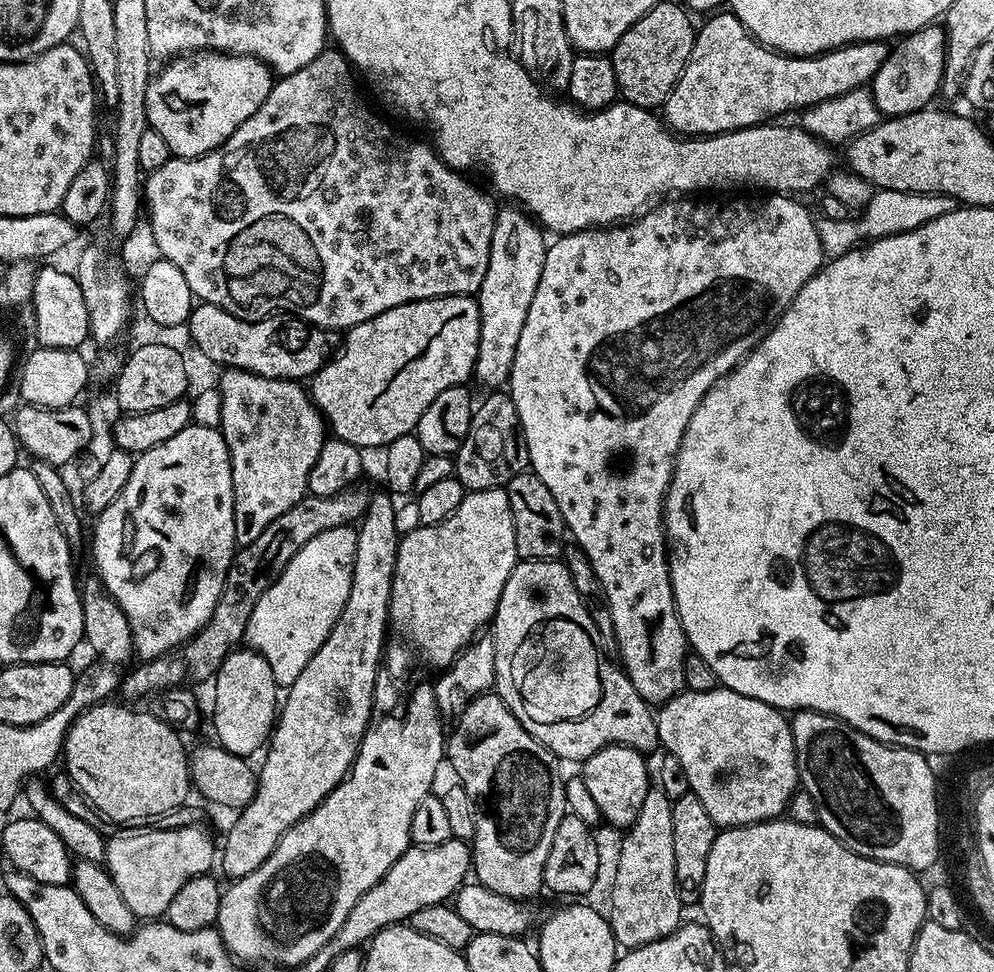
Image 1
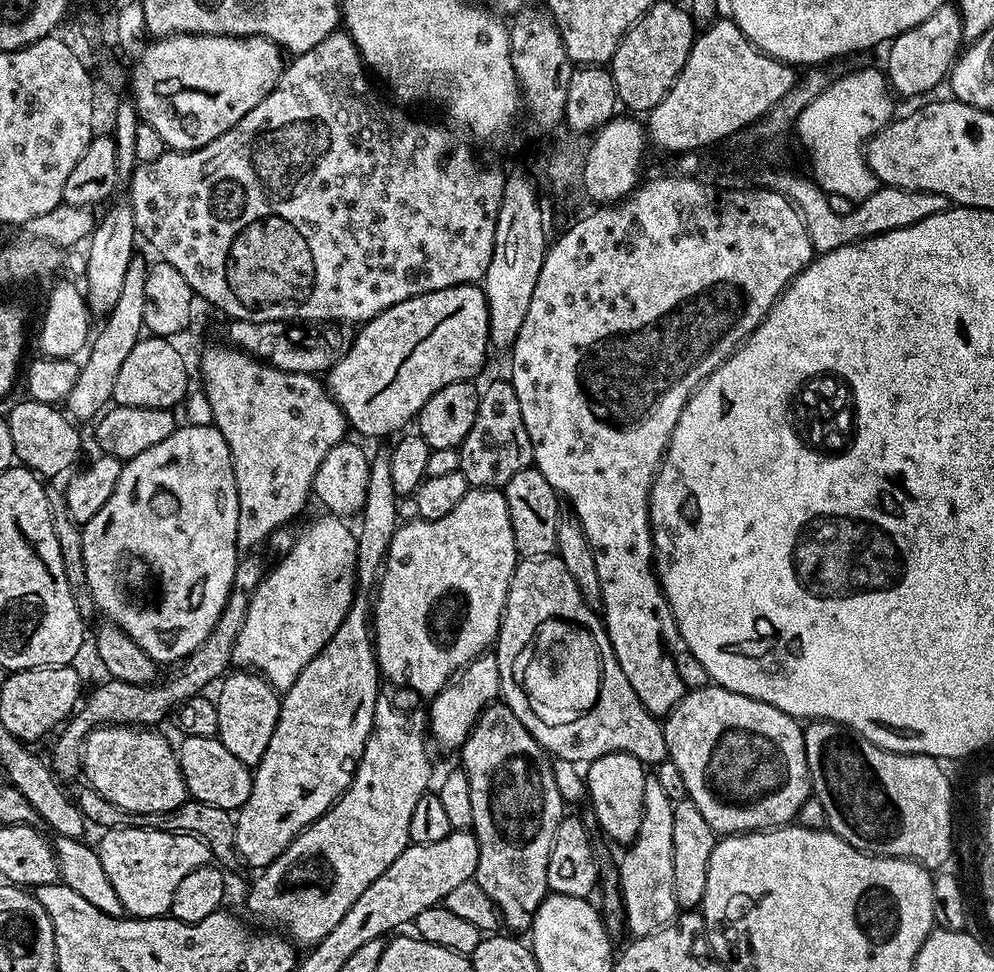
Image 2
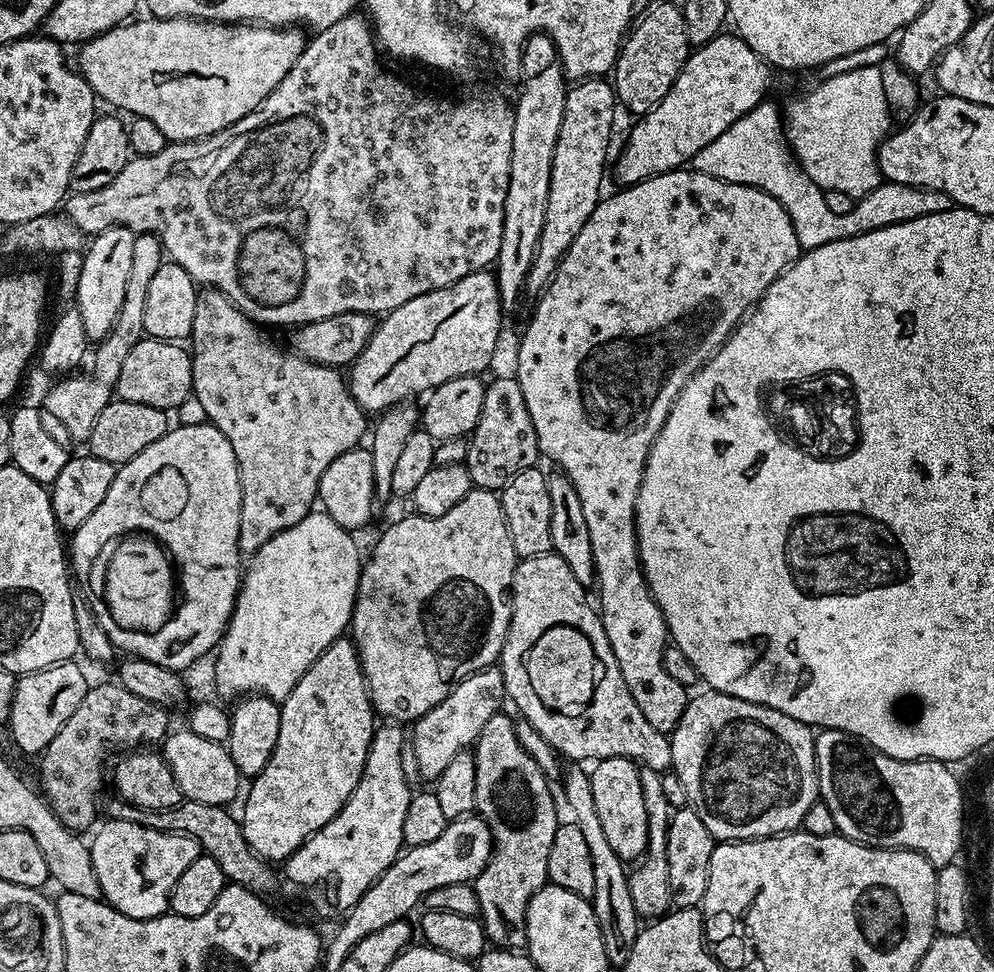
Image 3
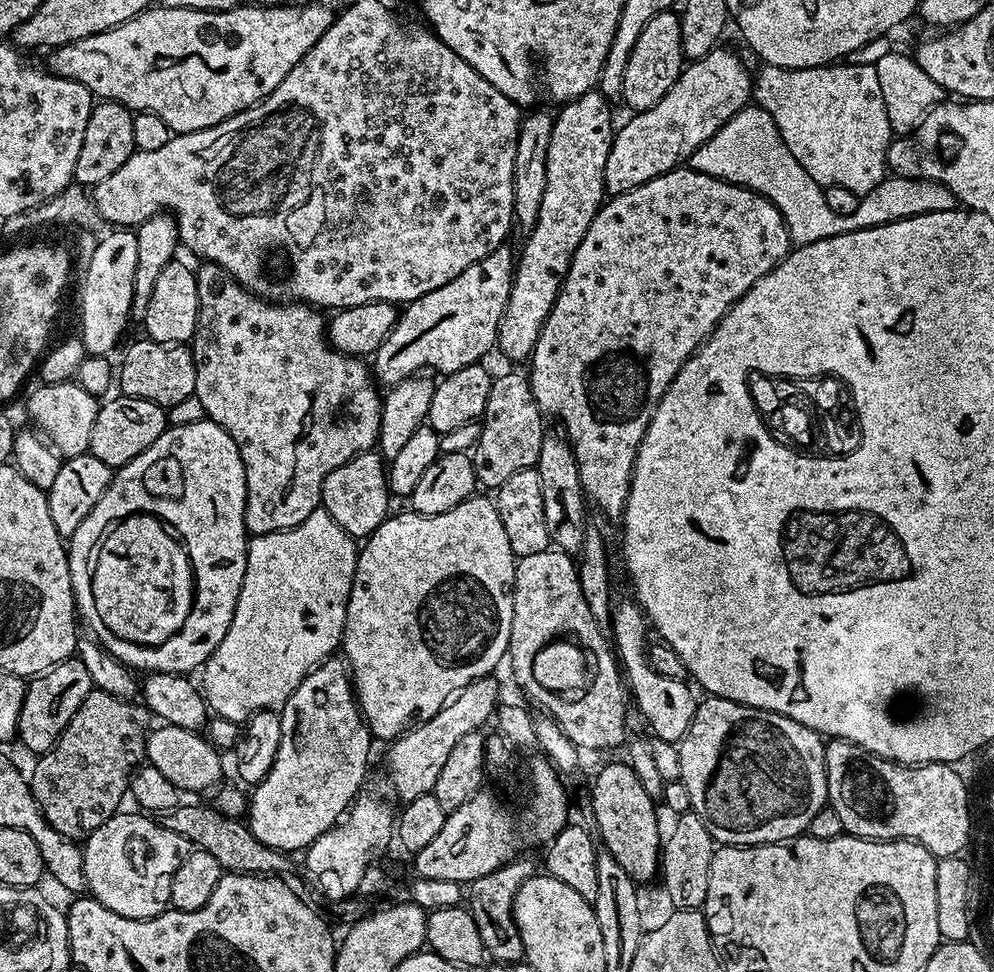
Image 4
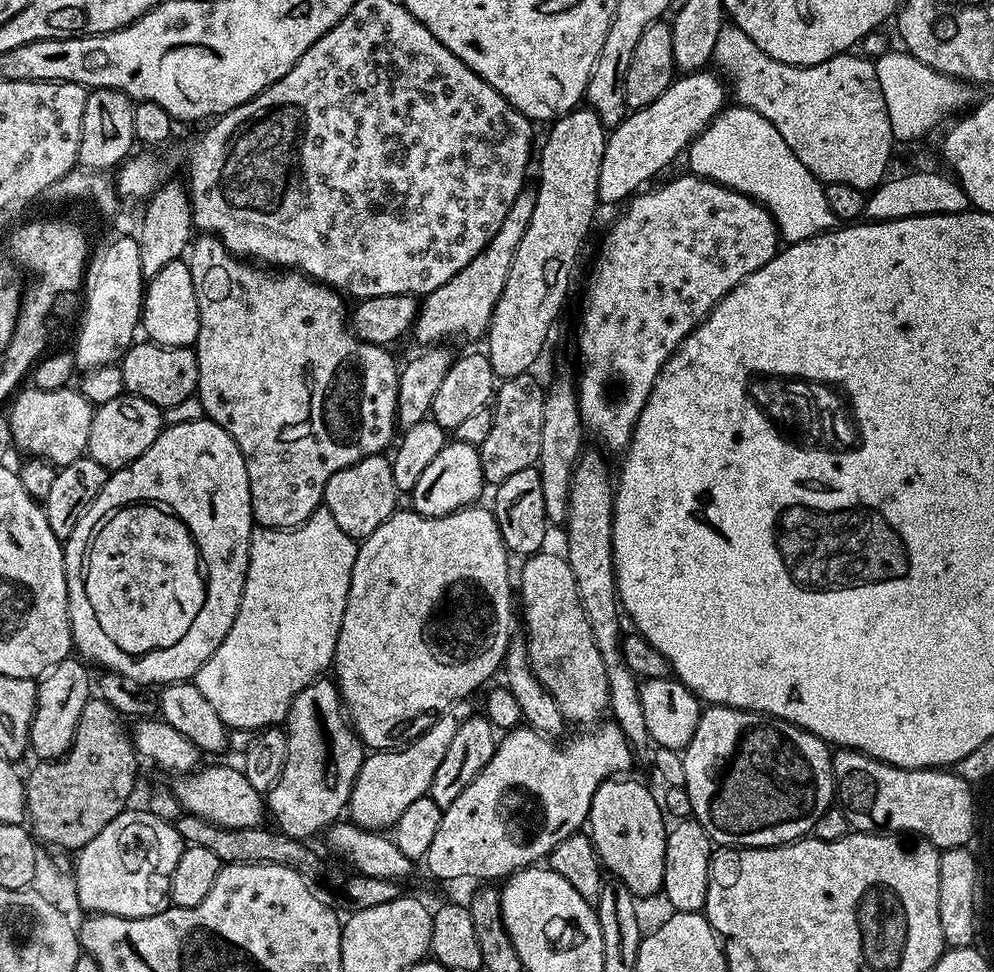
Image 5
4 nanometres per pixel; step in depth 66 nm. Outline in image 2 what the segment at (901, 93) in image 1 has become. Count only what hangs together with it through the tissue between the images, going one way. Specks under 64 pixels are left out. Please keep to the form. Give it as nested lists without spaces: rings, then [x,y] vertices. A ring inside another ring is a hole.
[[[945,2],[918,26],[898,34],[887,45],[888,68],[886,79],[888,87],[897,97],[924,96],[945,83],[957,56],[962,51],[964,31],[962,30],[960,9],[955,3]]]

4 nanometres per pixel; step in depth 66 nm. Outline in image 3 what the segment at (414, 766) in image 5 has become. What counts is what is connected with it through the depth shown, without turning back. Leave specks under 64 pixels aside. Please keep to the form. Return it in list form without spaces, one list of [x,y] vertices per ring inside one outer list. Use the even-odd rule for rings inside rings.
[[[498,666],[478,670],[454,684],[447,698],[411,725],[410,756],[416,759],[421,778],[435,782],[442,770],[450,766],[454,754],[469,751],[475,745],[482,734],[482,726],[505,707],[503,704],[506,704],[506,693],[502,670]]]

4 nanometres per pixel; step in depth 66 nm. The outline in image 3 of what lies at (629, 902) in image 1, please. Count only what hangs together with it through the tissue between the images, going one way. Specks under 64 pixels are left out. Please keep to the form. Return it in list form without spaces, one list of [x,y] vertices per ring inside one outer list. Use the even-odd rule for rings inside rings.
[[[642,766],[639,772],[639,781],[642,787],[642,796],[645,799],[647,814],[648,842],[647,850],[639,862],[629,873],[630,892],[634,900],[637,915],[642,918],[656,918],[663,915],[671,905],[669,898],[669,859],[666,858],[666,838],[672,809],[663,796],[662,774],[650,767]]]

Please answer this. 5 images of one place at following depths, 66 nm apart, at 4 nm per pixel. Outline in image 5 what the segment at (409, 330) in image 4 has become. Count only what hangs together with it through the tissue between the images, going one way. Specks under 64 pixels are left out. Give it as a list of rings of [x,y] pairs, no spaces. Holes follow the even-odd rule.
[[[535,187],[521,188],[518,198],[514,198],[514,206],[510,206],[510,211],[502,221],[502,226],[498,226],[498,234],[494,234],[494,238],[486,242],[474,262],[470,262],[454,278],[450,278],[450,282],[438,286],[438,290],[423,297],[414,325],[414,336],[416,332],[420,346],[436,346],[448,342],[451,336],[483,337],[487,333],[492,311],[510,274],[510,262],[514,262],[514,250],[518,250],[518,242],[522,242],[522,234],[526,234],[530,226],[530,214],[534,214],[535,201]]]

